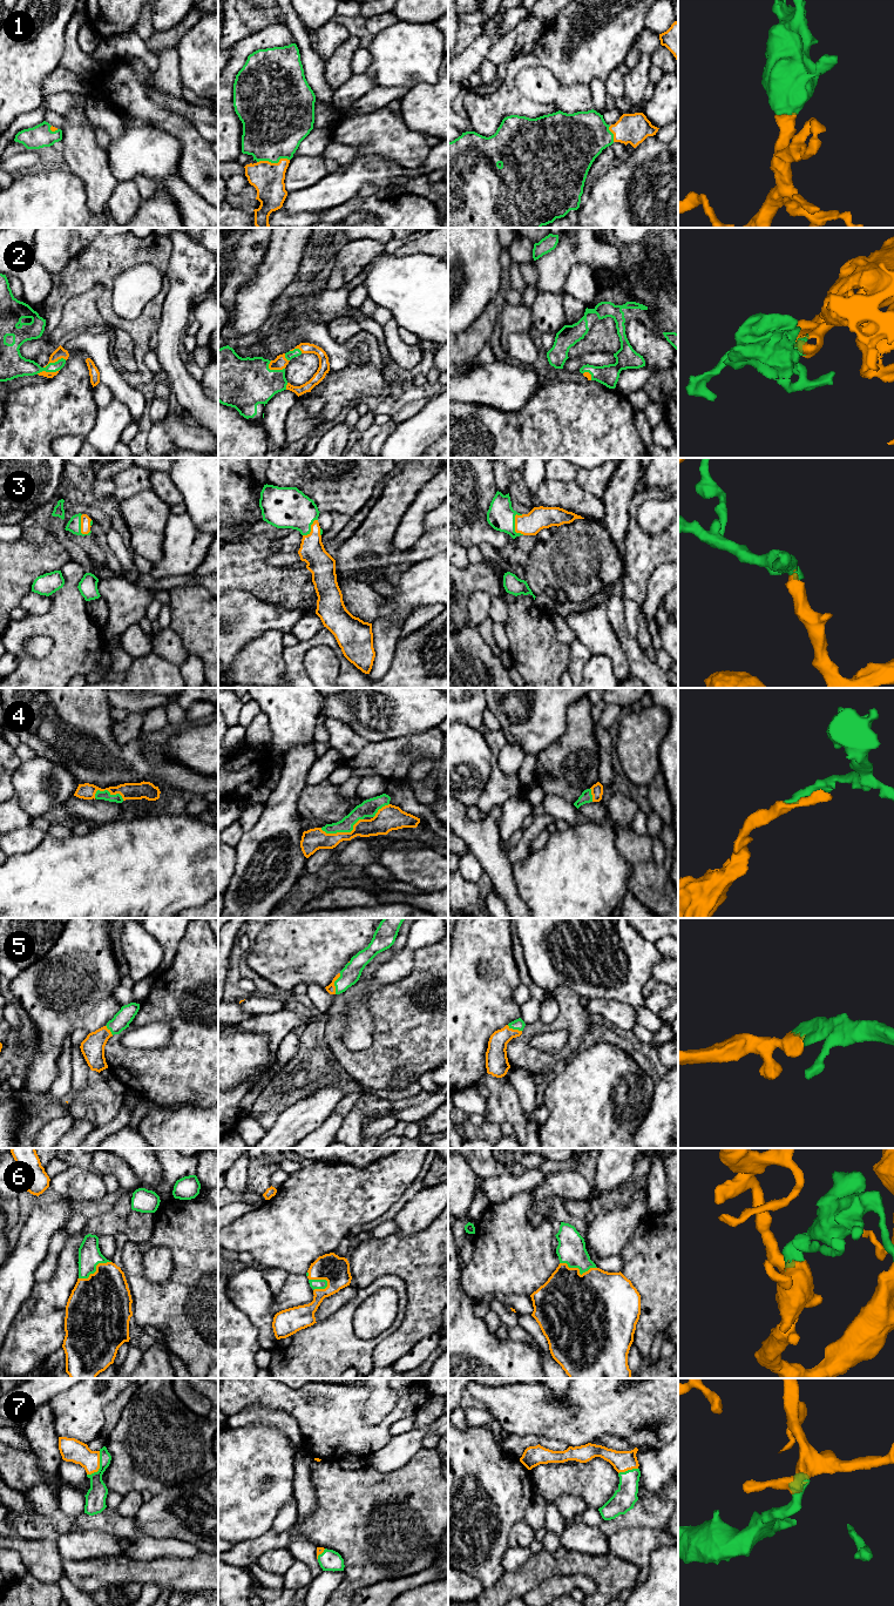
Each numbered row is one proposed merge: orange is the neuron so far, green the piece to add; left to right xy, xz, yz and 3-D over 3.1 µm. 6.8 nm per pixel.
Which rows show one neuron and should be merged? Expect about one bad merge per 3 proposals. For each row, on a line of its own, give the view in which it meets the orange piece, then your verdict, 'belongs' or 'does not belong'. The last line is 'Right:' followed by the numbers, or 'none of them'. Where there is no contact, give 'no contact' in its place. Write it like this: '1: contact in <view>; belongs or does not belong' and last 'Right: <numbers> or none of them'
1: contact in xz; belongs
2: contact in xz; belongs
3: contact in yz; belongs
4: contact in xz; belongs
5: contact in xz; belongs
6: contact in yz; belongs
7: contact in xy; belongs
Right: 1, 2, 3, 4, 5, 6, 7

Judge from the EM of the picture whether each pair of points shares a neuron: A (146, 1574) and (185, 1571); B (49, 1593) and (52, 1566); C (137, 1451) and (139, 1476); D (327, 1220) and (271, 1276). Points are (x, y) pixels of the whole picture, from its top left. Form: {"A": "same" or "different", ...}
{"A": "same", "B": "different", "C": "same", "D": "different"}

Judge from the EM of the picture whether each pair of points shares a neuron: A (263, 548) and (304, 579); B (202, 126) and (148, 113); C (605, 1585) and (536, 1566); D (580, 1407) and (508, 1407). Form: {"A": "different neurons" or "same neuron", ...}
{"A": "same neuron", "B": "different neurons", "C": "same neuron", "D": "same neuron"}

